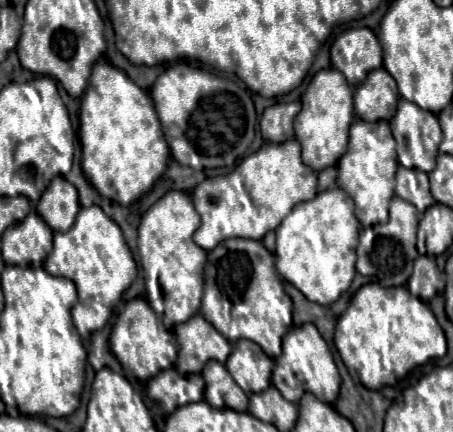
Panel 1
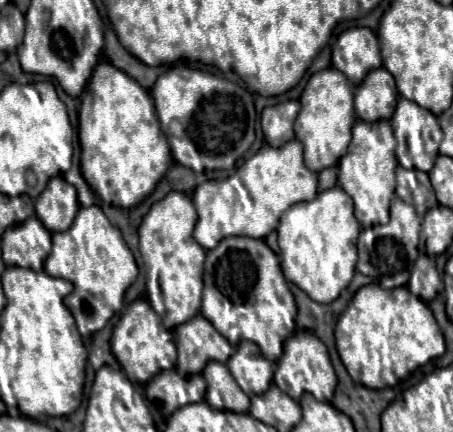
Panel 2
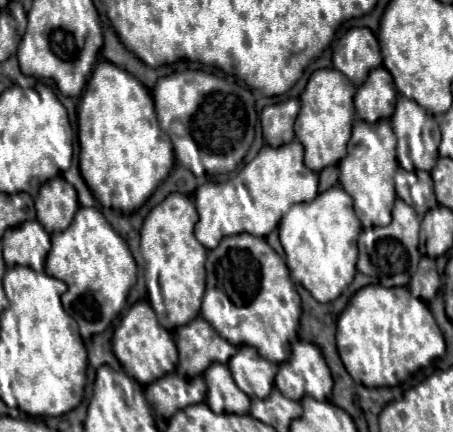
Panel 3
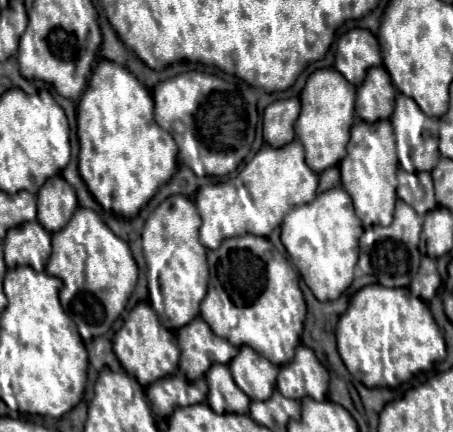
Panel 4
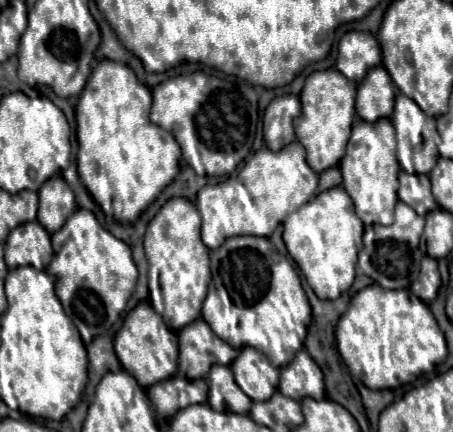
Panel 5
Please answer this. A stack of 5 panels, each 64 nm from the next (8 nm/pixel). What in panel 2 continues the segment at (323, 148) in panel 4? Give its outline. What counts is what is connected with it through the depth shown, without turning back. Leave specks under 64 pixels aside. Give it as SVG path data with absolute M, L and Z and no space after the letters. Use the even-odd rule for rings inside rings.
M326 68L310 76L302 96L300 114L294 122L296 138L304 146L304 164L314 172L336 166L350 144L350 130L354 124L354 92L350 80L336 68Z

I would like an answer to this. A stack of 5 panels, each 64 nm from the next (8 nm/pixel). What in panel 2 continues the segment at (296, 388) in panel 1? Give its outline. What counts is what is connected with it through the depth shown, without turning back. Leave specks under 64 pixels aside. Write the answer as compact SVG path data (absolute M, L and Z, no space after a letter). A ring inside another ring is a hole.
M296 332L292 338L288 338L284 344L284 356L276 364L274 384L294 400L298 400L304 392L310 392L316 400L330 402L338 380L336 380L334 368L330 364L324 342L320 338L316 338L312 332Z

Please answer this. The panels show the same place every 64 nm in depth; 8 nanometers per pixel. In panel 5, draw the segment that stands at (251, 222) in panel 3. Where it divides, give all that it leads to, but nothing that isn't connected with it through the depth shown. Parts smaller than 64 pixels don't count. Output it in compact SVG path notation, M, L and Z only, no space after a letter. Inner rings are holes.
M298 140L278 152L262 148L236 175L218 184L206 184L200 188L196 206L202 216L202 242L208 248L216 248L228 236L270 236L286 218L286 214L314 198L317 186L318 174L308 166L304 146Z

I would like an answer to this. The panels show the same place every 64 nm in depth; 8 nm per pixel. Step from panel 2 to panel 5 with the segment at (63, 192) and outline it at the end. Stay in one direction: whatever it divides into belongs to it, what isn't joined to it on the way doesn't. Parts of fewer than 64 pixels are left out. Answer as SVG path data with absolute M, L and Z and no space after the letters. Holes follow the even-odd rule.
M54 176L44 182L38 196L40 196L38 222L44 226L48 234L52 234L60 230L68 216L76 210L74 192L70 190L62 176Z

